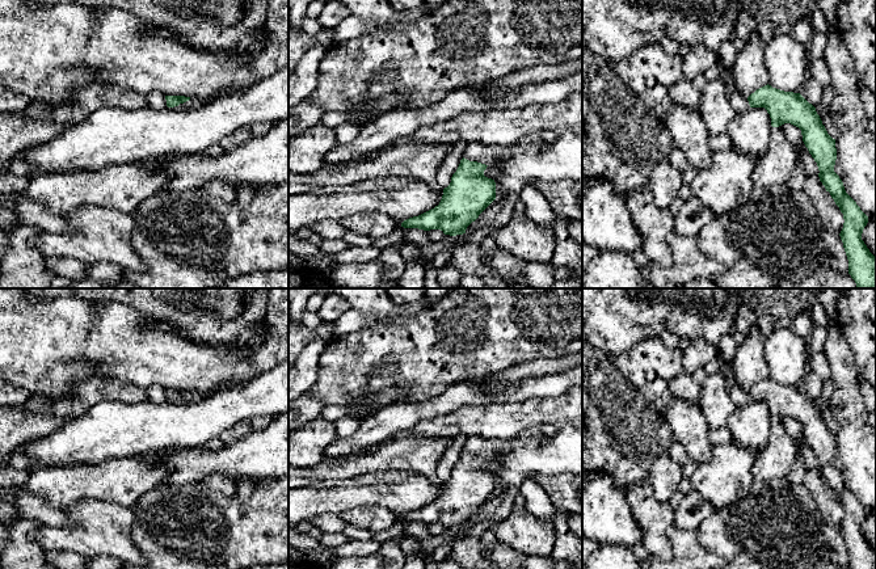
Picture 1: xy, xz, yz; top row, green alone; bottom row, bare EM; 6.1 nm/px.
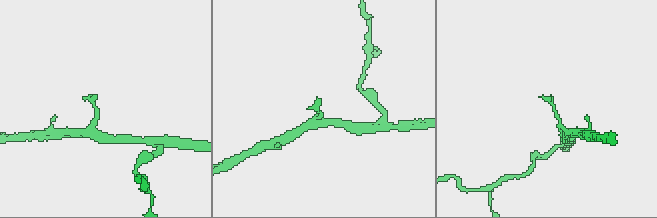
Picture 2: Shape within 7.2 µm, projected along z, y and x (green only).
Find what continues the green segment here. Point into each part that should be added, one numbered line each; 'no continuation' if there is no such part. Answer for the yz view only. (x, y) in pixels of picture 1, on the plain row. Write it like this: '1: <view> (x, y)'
1: yz (740, 396)

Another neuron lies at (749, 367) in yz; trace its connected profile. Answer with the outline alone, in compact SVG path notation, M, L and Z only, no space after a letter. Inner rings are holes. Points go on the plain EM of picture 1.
M754 325L736 349L732 368L737 384L745 391L768 378L768 366L763 354L766 338L759 326Z

